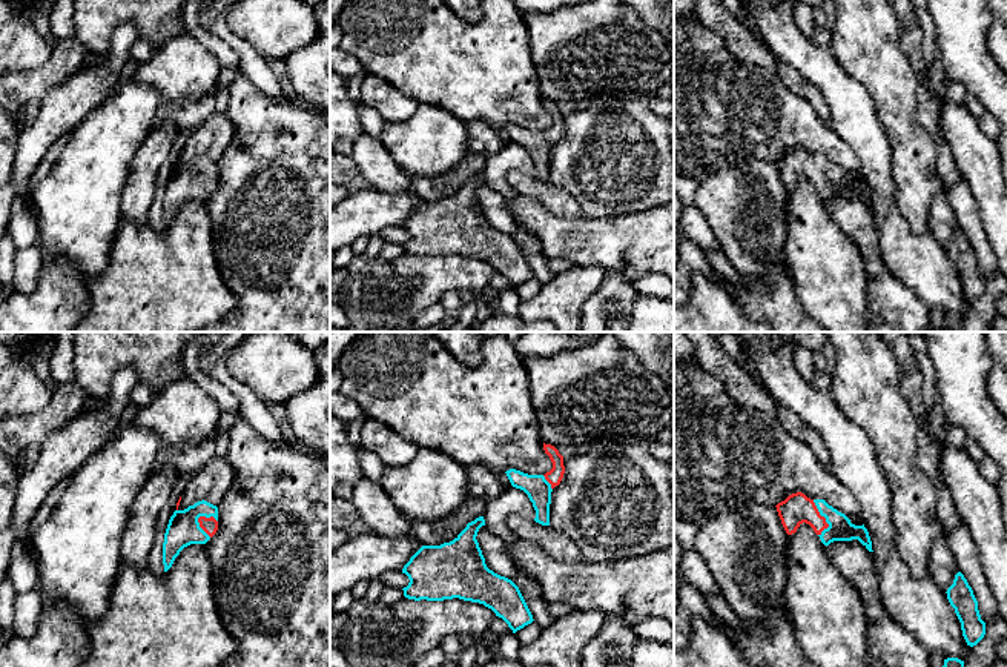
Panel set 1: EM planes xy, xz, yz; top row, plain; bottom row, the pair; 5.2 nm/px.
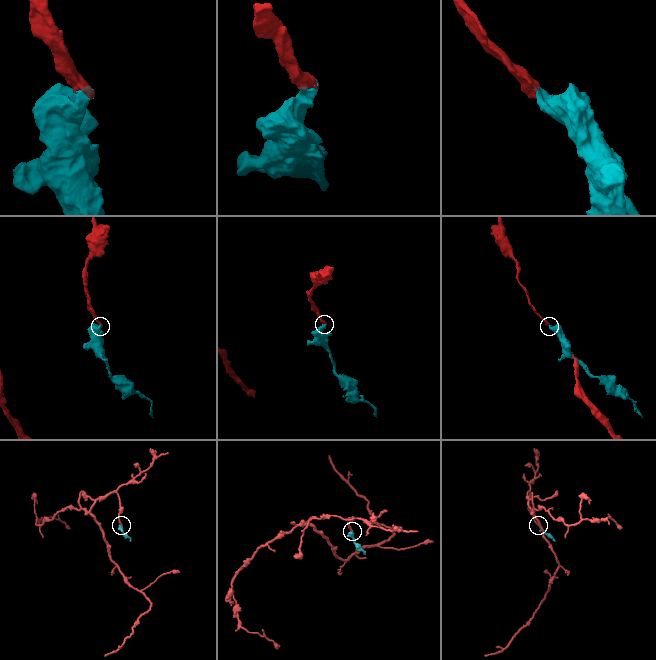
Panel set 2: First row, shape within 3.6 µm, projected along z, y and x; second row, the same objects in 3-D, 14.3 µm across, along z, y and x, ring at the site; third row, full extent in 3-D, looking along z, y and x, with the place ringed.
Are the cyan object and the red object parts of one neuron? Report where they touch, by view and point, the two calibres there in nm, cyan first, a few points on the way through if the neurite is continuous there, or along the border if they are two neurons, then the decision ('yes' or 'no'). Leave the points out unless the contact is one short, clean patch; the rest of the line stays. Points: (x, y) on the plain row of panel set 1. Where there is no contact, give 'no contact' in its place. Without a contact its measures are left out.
meets cyan in yz at (825, 172); 130 nm thick on the cyan side, 160 nm on the other; runs through yz (840, 183), (825, 172), (795, 165); yes

